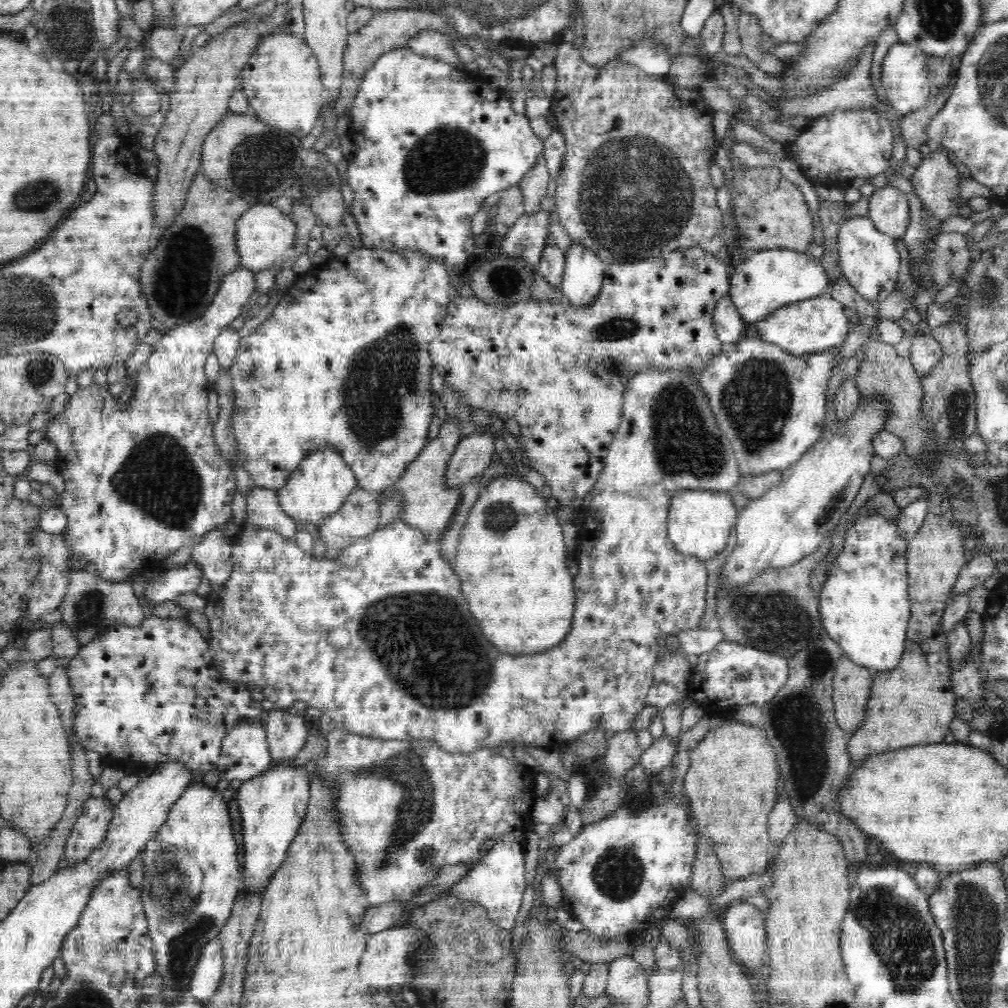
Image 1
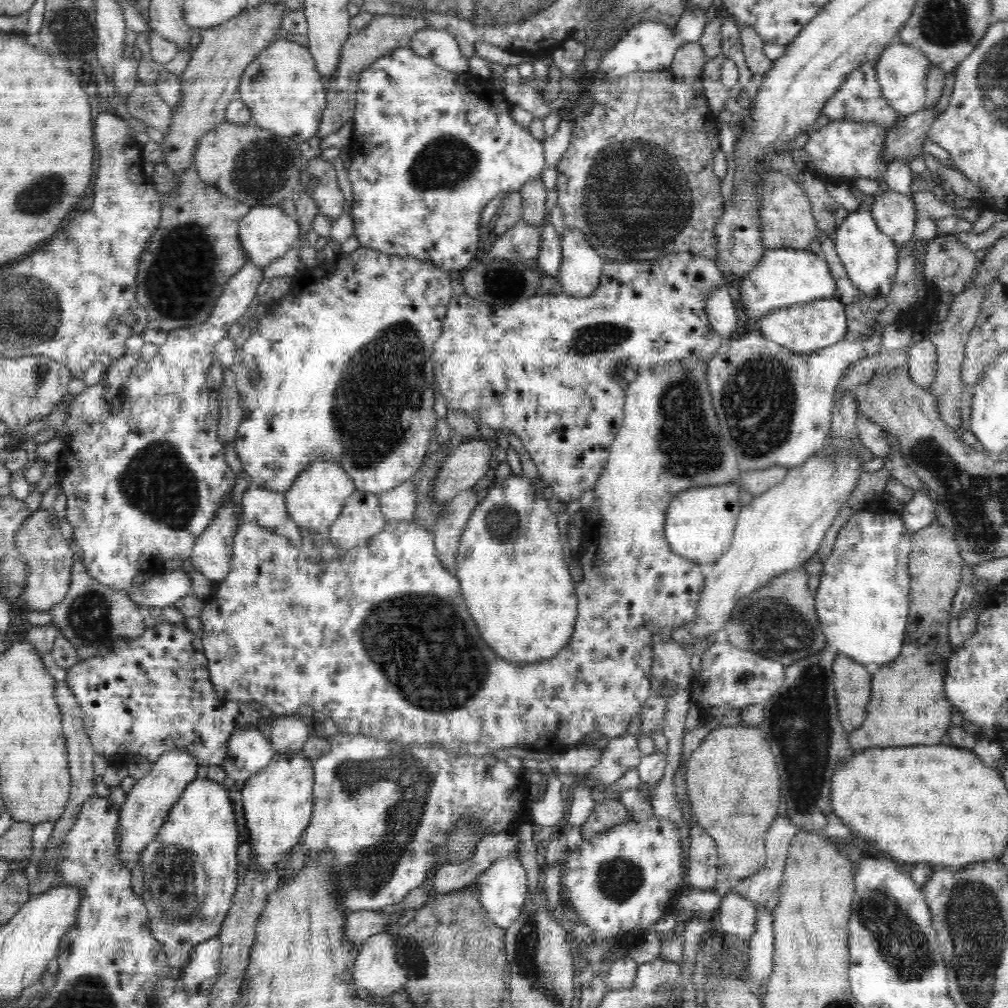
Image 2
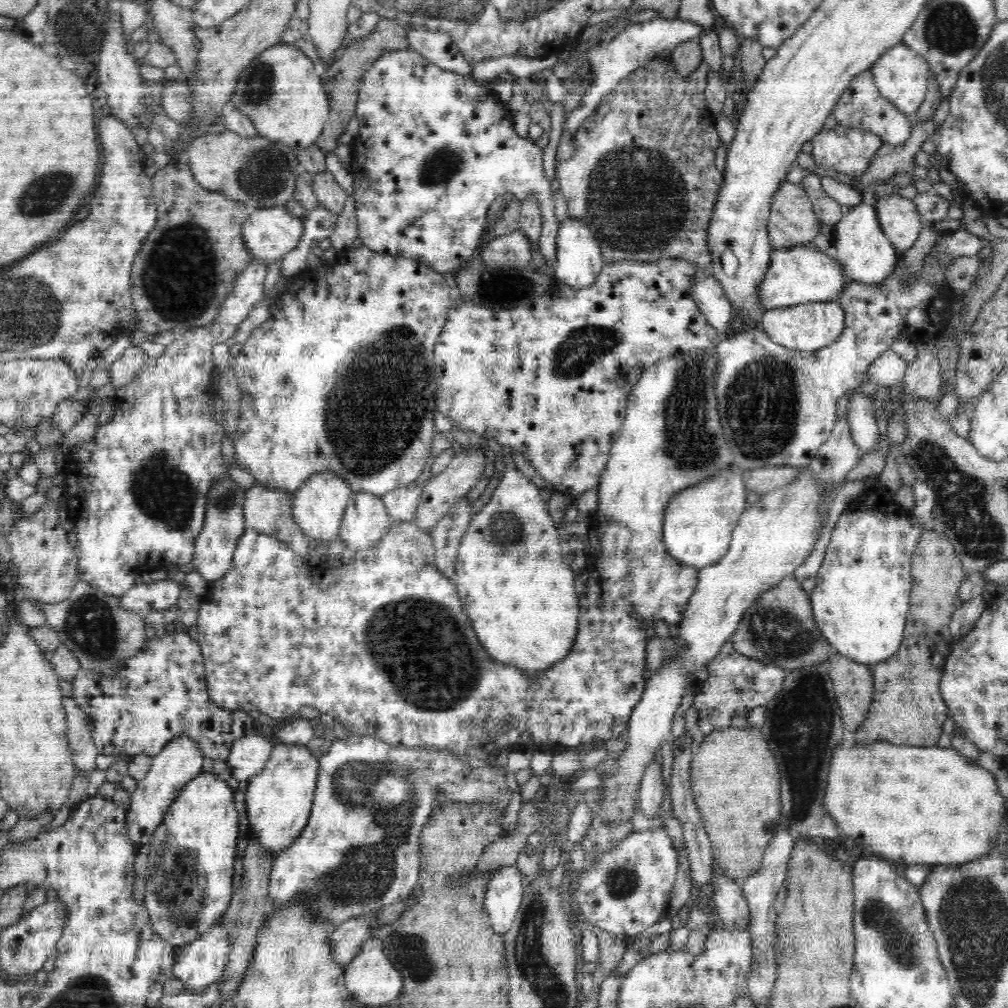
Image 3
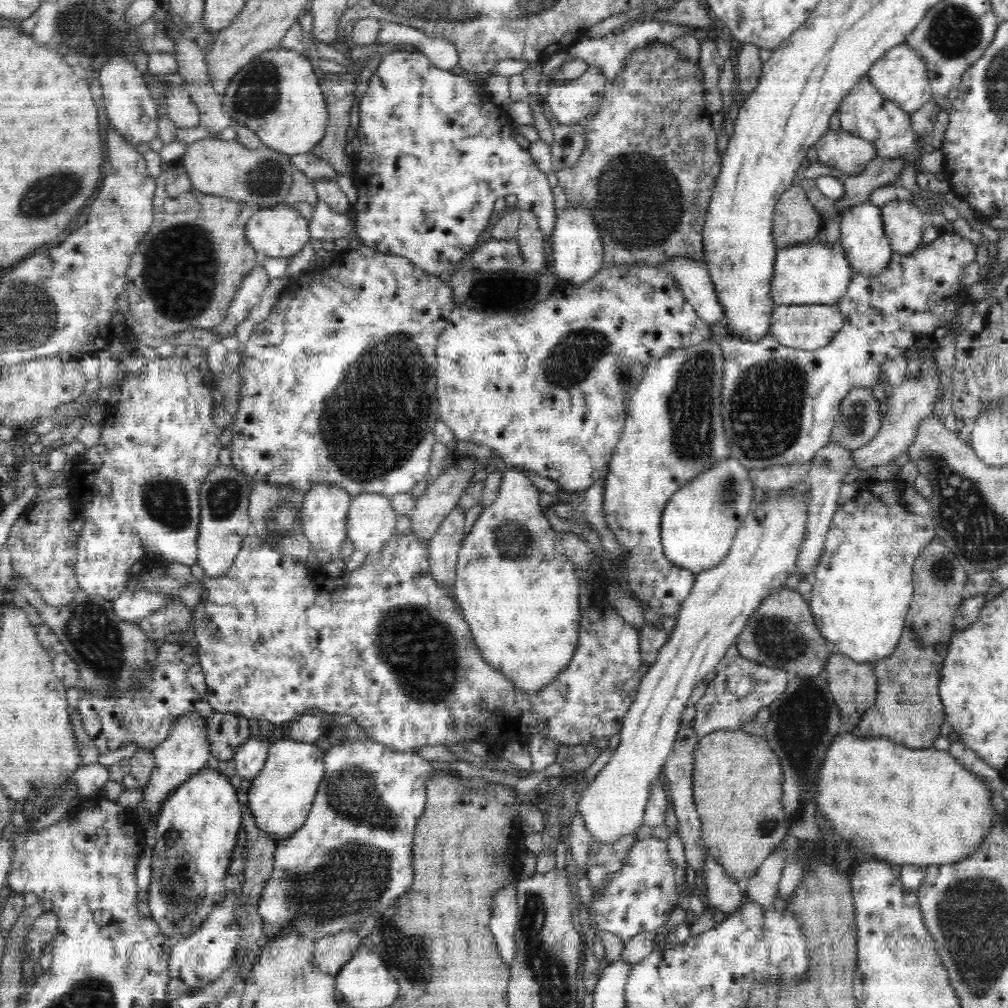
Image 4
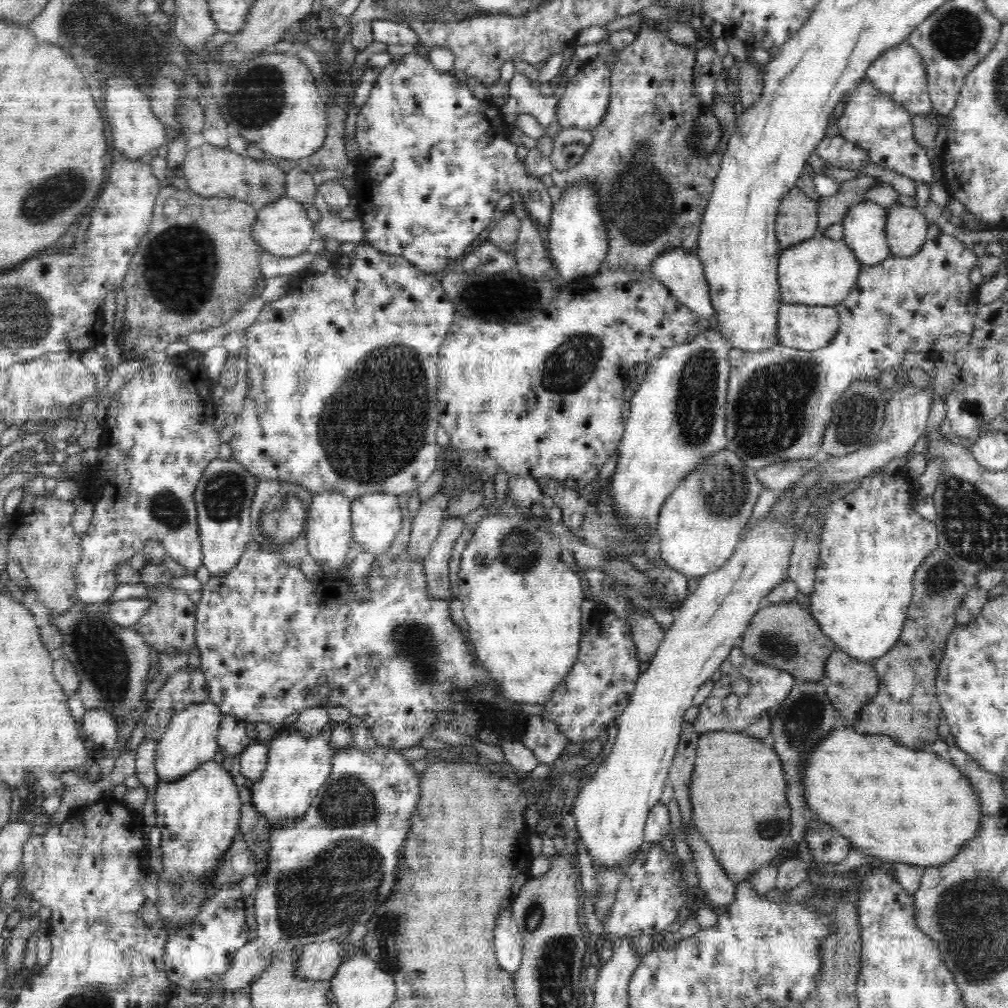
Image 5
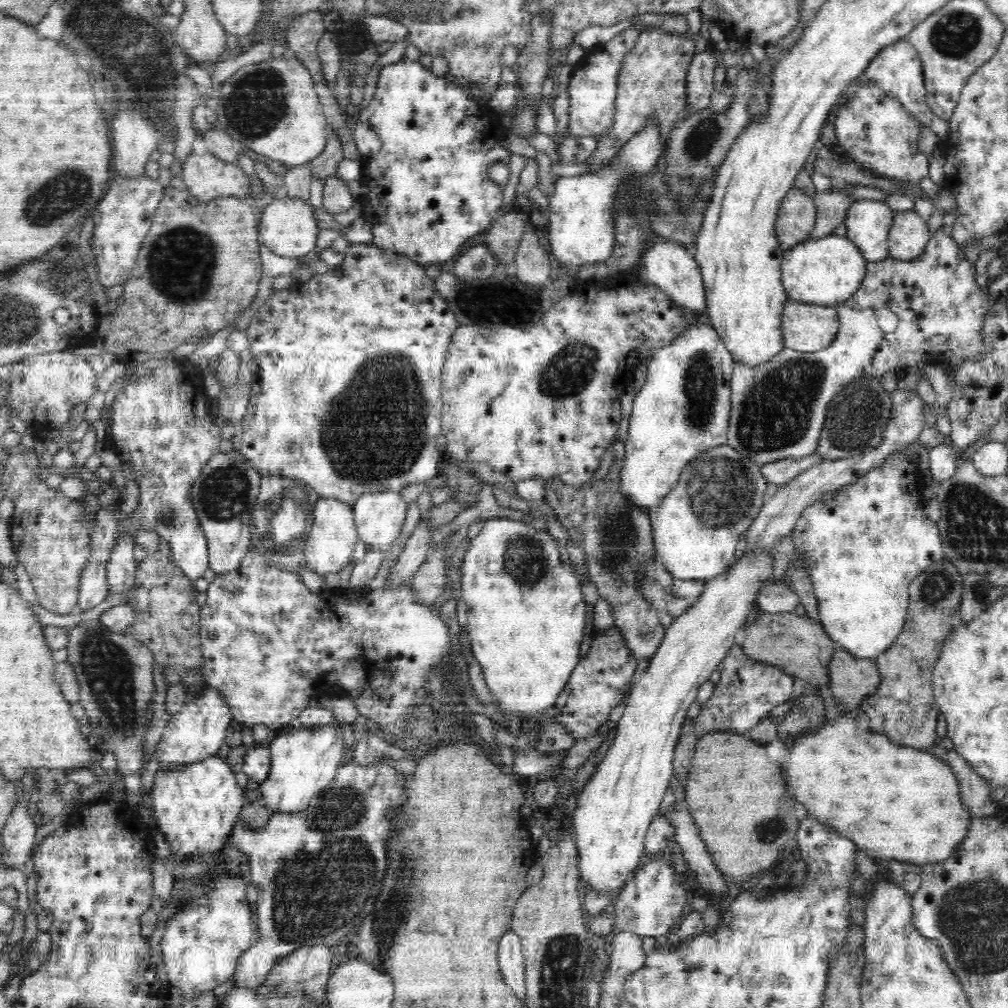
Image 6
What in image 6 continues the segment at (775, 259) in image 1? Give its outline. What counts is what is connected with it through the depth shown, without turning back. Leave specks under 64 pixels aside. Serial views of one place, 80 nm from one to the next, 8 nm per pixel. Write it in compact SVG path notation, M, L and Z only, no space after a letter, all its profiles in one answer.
M829 235L800 242L786 249L780 272L789 301L835 306L848 301L860 289L868 261L856 243L845 236Z

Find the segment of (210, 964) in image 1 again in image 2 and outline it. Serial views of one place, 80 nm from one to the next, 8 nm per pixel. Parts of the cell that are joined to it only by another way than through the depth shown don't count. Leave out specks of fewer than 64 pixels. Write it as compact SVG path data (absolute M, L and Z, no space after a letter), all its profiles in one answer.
M218 935L196 945L188 964L181 970L181 987L192 995L208 995L221 969L222 942Z

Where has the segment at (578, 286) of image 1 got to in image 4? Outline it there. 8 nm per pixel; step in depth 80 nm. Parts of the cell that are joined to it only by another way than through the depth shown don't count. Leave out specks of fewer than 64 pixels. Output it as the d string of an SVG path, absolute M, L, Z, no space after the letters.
M568 204L562 212L558 212L556 219L554 232L549 238L553 250L552 271L560 279L560 284L578 285L592 280L591 278L602 269L605 253L604 243L596 223L593 222L592 214L584 205Z

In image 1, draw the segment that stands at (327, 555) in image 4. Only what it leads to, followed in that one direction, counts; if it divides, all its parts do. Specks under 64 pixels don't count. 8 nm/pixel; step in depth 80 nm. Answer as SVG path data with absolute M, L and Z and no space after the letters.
M320 446L312 450L300 466L296 466L296 470L292 470L286 484L276 490L276 495L280 499L280 507L288 516L301 523L310 522L318 526L324 518L340 510L347 496L357 487L356 475L341 453L331 446Z

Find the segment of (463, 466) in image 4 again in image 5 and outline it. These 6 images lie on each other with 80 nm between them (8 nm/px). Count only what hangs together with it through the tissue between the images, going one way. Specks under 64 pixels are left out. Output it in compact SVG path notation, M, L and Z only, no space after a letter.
M439 488L433 497L421 503L417 515L412 518L410 539L407 543L407 552L415 554L419 560L424 560L432 542L436 540L443 526L443 514L451 501L448 495L443 495Z

